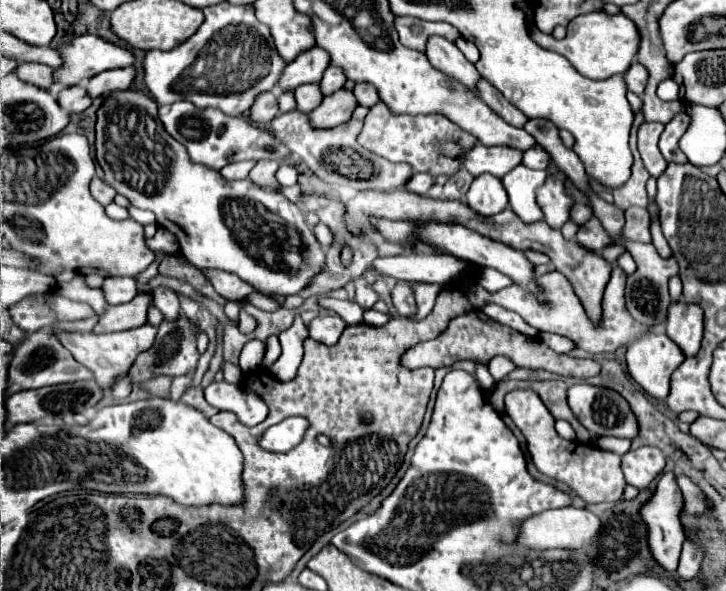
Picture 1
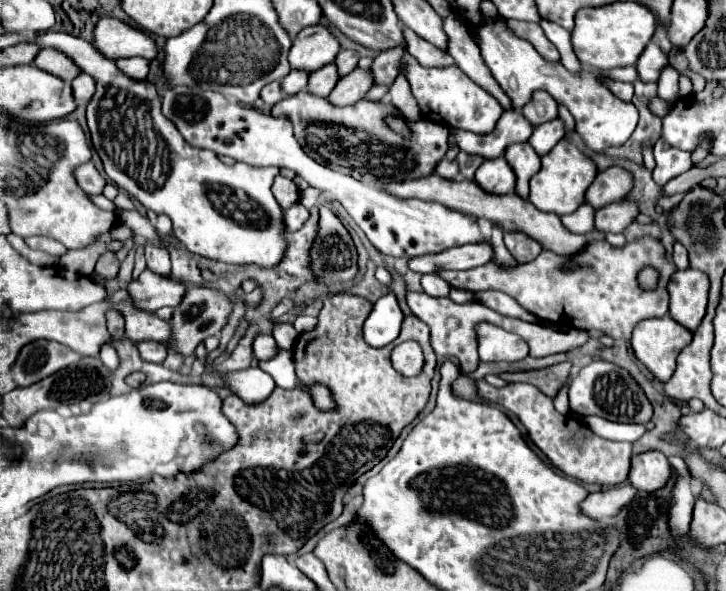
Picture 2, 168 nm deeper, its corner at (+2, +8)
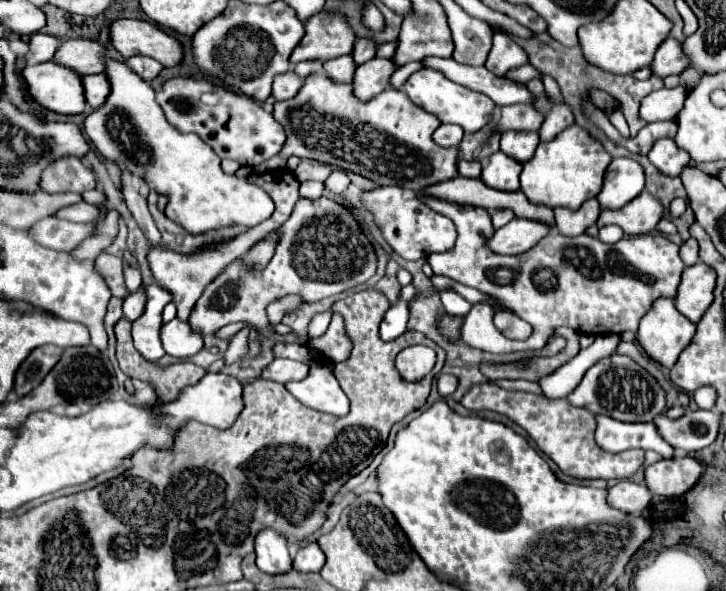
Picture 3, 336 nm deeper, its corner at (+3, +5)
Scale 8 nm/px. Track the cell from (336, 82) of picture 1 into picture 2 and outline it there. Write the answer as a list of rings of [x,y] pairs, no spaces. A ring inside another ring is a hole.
[[[341,51],[339,55],[337,55],[337,59],[335,59],[335,63],[337,63],[337,67],[339,67],[339,75],[343,77],[343,75],[347,75],[351,69],[355,69],[357,67],[357,61],[359,61],[359,53],[357,51]]]

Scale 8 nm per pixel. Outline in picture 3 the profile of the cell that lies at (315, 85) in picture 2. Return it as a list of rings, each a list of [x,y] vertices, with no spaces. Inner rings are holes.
[[[340,56],[340,58],[334,58],[334,60],[328,60],[324,64],[324,72],[330,80],[338,82],[338,84],[350,84],[352,82],[352,76],[354,76],[354,60],[348,56]]]

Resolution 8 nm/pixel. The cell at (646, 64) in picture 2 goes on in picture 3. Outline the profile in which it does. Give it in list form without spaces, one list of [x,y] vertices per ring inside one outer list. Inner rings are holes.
[[[666,38],[656,54],[654,54],[654,60],[648,64],[648,68],[652,70],[654,76],[660,76],[660,78],[666,78],[670,74],[680,74],[690,62],[686,62],[686,56],[682,54],[682,48],[680,44],[674,40],[674,38]]]

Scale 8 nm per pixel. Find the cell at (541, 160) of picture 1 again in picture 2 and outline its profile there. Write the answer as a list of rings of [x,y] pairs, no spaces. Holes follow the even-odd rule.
[[[557,117],[553,119],[551,123],[543,123],[539,127],[535,127],[529,143],[533,145],[533,149],[539,153],[539,155],[545,155],[547,151],[551,151],[555,147],[555,143],[565,137],[565,123]]]

